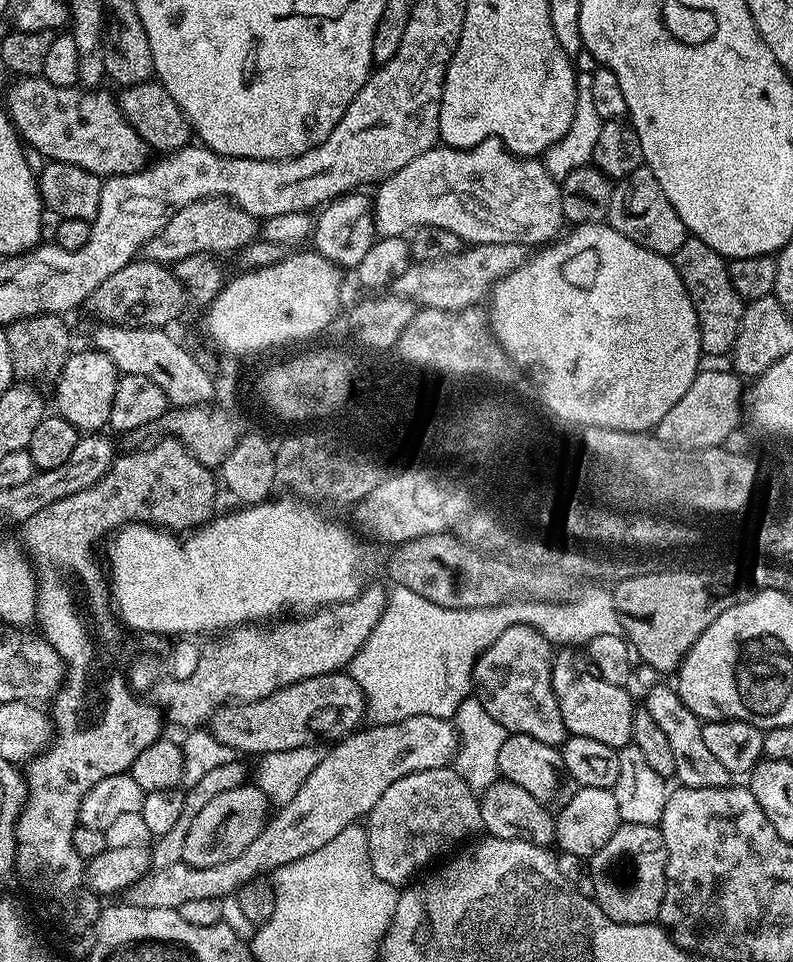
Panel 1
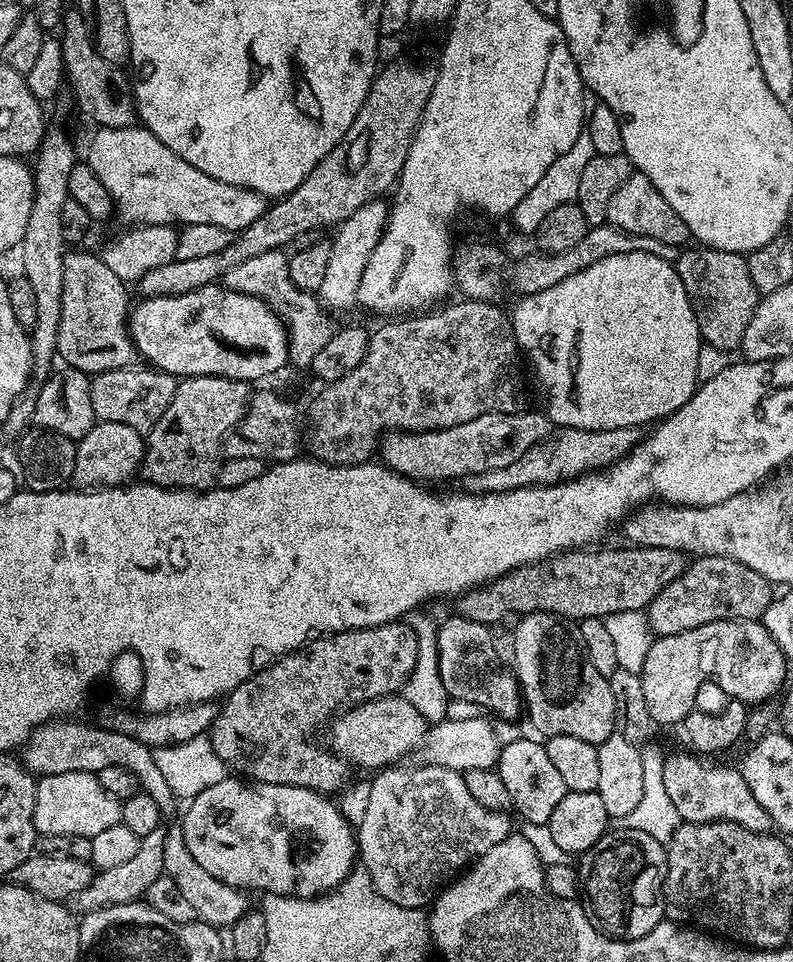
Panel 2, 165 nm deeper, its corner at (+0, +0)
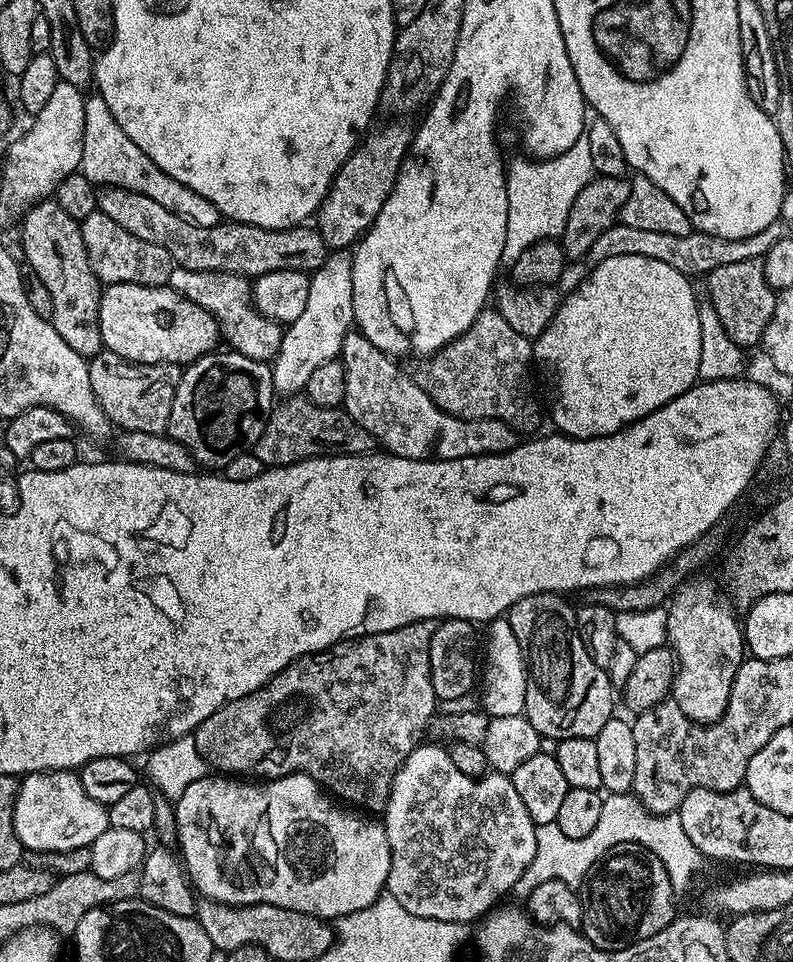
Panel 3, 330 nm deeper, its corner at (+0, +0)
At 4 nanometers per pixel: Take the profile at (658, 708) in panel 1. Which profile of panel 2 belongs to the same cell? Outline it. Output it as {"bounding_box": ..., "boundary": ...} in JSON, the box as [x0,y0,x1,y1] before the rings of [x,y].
{"bounding_box":[663,752,773,833],"boundary":[[[672,752],[666,756],[663,767],[663,784],[681,821],[689,824],[709,824],[725,820],[746,830],[767,833],[773,831],[770,814],[766,814],[766,810],[758,806],[758,798],[750,794],[750,786],[746,786],[746,778],[742,778],[739,767],[719,768],[716,764],[703,764],[702,761],[695,760],[700,758],[692,756],[687,756],[684,752]]]}

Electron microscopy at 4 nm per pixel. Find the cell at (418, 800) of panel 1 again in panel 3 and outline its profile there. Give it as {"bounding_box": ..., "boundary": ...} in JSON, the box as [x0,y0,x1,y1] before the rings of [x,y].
{"bounding_box":[382,743,537,924],"boundary":[[[421,743],[408,755],[406,762],[400,767],[392,783],[392,789],[388,795],[388,804],[384,807],[382,813],[382,823],[386,838],[390,842],[390,850],[392,851],[390,874],[388,875],[388,883],[386,885],[387,895],[398,898],[398,902],[402,902],[402,906],[406,906],[406,910],[410,910],[410,914],[418,914],[422,918],[434,918],[442,922],[468,924],[473,922],[472,920],[478,919],[480,915],[483,917],[485,914],[491,913],[497,907],[495,904],[504,895],[507,897],[511,893],[512,887],[518,881],[518,878],[522,876],[523,872],[530,866],[530,862],[534,859],[537,825],[530,818],[526,806],[522,806],[522,798],[518,798],[518,790],[514,790],[511,775],[495,770],[488,770],[477,776],[462,774],[461,770],[458,770],[452,763],[449,749],[444,746],[439,748],[436,744]]]}

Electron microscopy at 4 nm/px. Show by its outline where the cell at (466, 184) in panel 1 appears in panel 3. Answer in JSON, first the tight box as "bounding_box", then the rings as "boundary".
{"bounding_box":[271,254,353,398],"boundary":[[[332,254],[318,271],[311,273],[310,294],[302,314],[283,329],[280,347],[275,349],[276,361],[271,361],[272,387],[284,398],[303,393],[310,374],[326,362],[337,359],[344,336],[353,327],[352,262],[347,255]]]}

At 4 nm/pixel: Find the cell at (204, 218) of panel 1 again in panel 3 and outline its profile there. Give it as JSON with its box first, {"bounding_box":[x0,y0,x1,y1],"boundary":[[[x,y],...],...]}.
{"bounding_box":[79,210,174,288],"boundary":[[[98,210],[79,221],[79,226],[89,265],[94,275],[100,279],[101,285],[141,284],[155,288],[167,285],[174,265],[170,254],[162,250],[162,246],[154,246],[154,242],[142,242],[142,238],[122,230],[118,222],[106,218],[106,214]]]}

